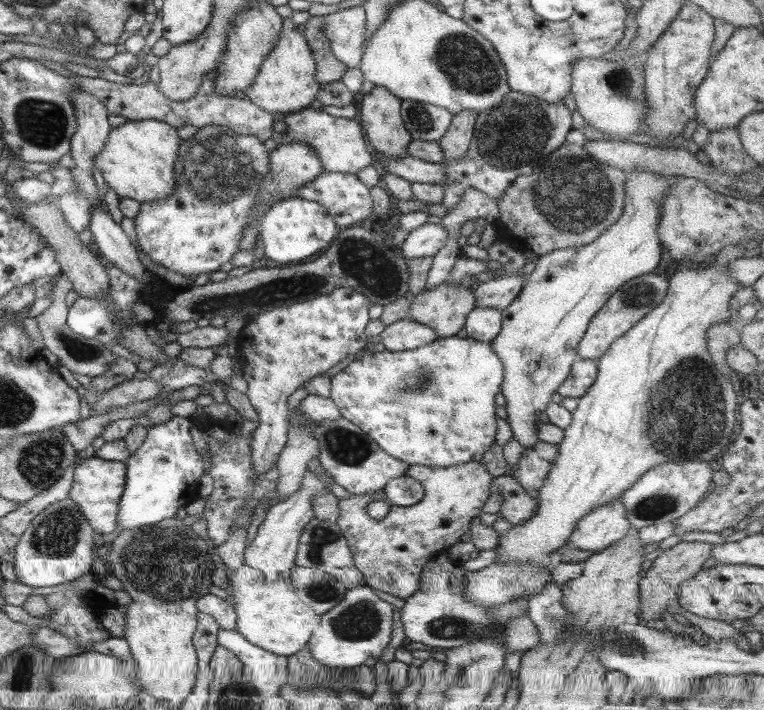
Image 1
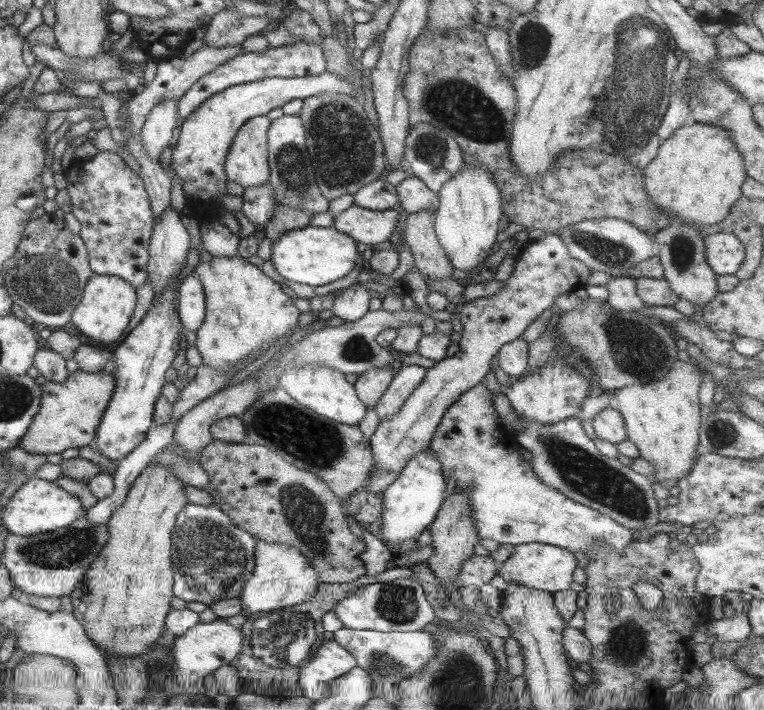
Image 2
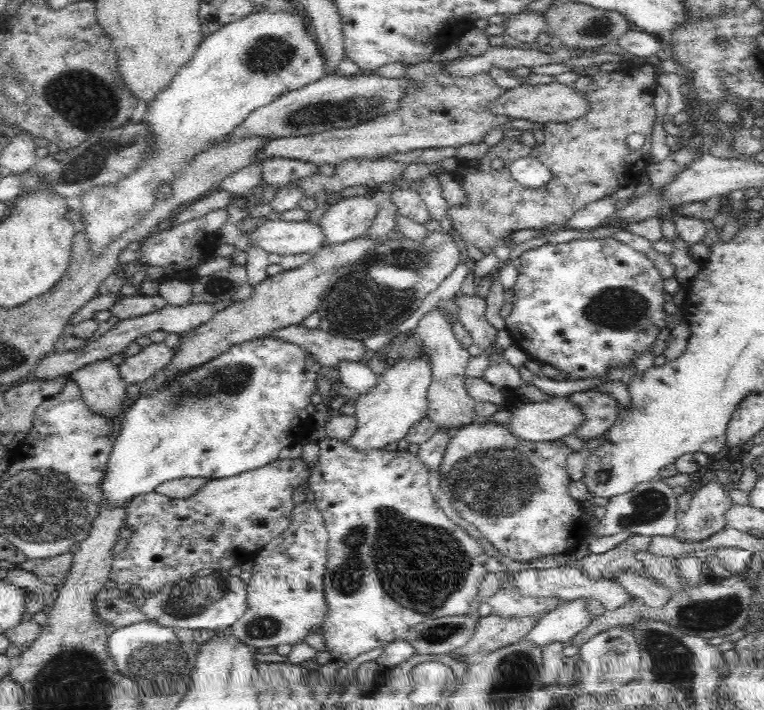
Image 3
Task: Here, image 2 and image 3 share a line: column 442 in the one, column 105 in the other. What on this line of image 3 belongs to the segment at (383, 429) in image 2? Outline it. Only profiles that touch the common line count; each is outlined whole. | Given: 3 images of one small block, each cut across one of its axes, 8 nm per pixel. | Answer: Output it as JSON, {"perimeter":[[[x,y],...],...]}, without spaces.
{"perimeter":[[[110,358],[98,360],[78,368],[70,378],[77,382],[86,404],[102,417],[118,417],[120,406],[127,399],[127,382],[121,377],[119,366]]]}

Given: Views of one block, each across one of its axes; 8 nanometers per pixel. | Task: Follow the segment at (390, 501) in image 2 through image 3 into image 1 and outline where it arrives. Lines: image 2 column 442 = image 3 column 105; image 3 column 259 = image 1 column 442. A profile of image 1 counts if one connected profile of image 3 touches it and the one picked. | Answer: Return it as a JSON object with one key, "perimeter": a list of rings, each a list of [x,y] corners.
{"perimeter":[[[436,338],[413,350],[368,352],[351,361],[330,378],[329,398],[340,416],[369,435],[375,444],[407,465],[455,466],[480,462],[483,453],[494,443],[496,415],[493,398],[500,392],[503,366],[491,343],[473,338]]]}

